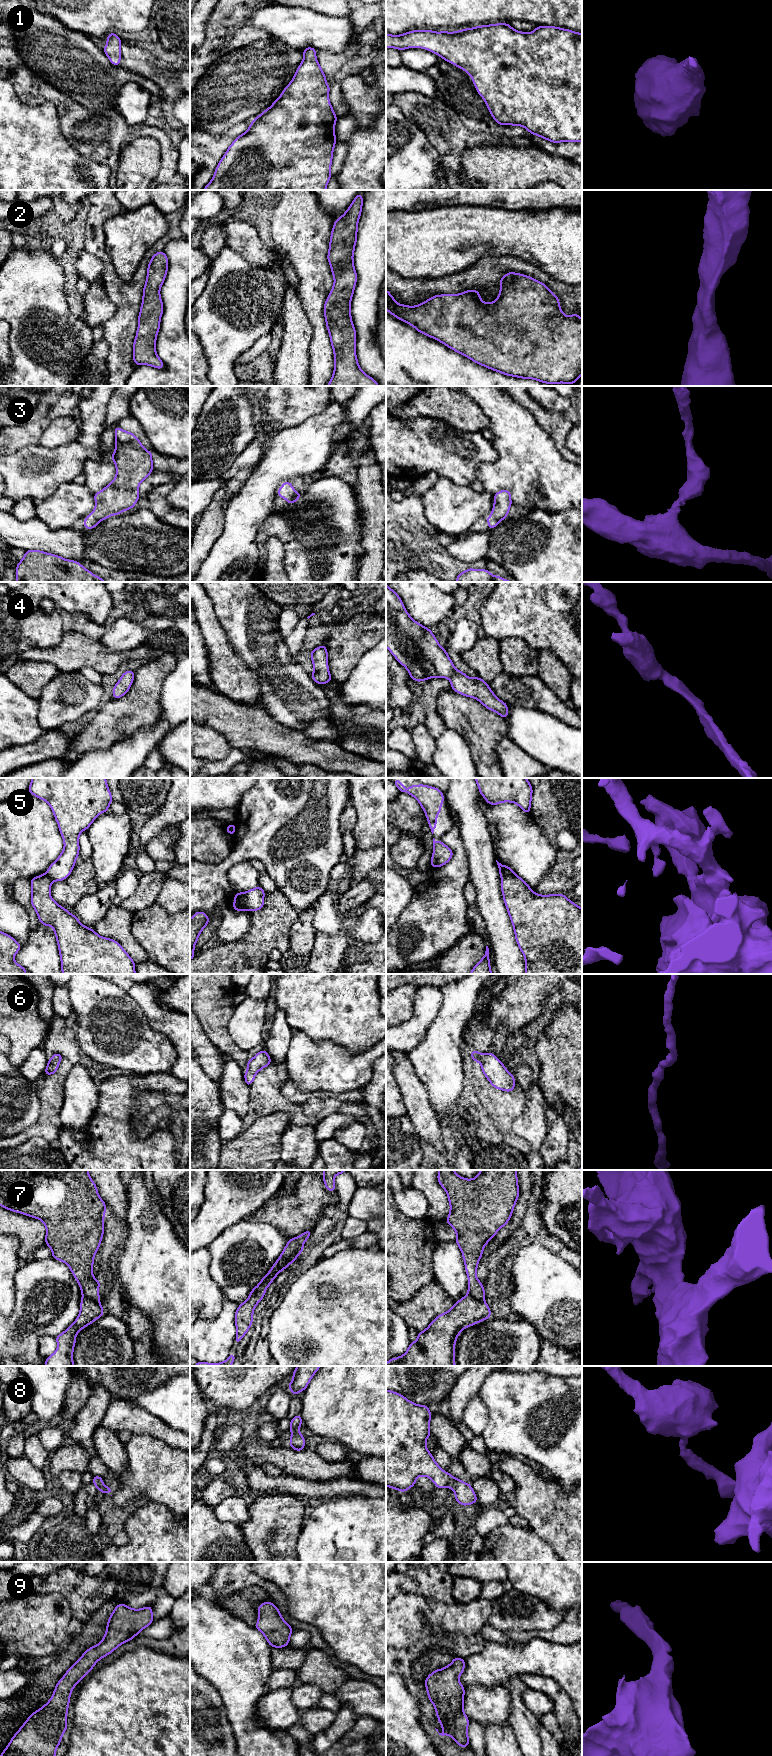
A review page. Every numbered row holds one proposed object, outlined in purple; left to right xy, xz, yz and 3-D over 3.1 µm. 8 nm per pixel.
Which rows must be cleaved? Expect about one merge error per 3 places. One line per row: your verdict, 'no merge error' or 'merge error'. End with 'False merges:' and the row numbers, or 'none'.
1: no merge error
2: no merge error
3: no merge error
4: no merge error
5: merge error
6: no merge error
7: merge error
8: no merge error
9: no merge error
False merges: 5, 7

